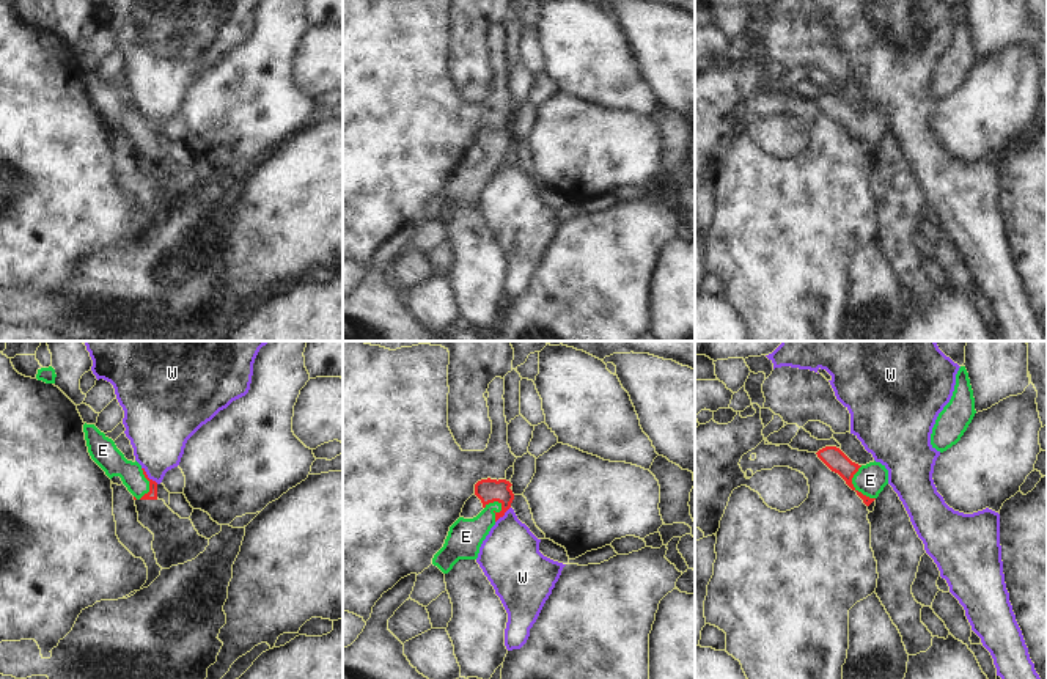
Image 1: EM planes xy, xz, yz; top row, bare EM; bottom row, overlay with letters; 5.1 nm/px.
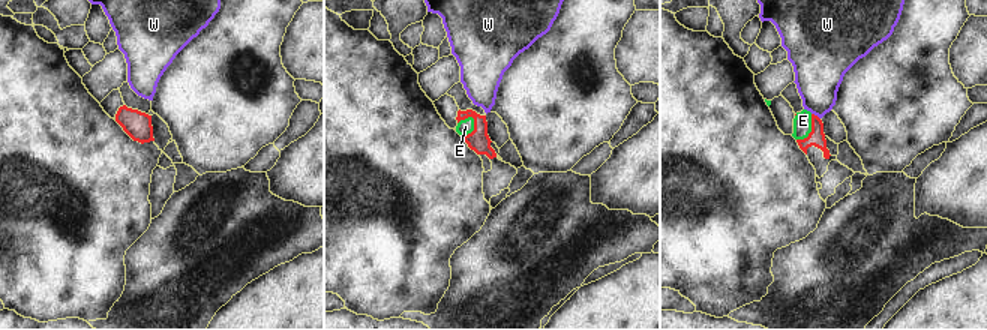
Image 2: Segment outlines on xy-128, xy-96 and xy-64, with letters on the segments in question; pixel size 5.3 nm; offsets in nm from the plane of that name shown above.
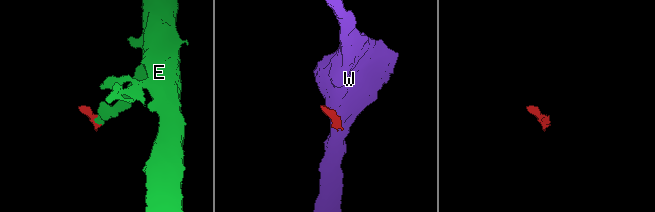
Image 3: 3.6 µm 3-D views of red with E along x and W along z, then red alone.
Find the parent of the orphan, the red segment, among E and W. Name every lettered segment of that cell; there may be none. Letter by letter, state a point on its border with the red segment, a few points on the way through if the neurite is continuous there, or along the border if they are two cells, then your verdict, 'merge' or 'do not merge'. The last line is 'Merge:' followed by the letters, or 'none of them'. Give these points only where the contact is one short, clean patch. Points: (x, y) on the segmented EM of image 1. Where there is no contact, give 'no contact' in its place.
E: contact yz (852, 486); way yz (833, 458), (852, 477), (852, 486), (859, 480), (870, 480); merge
W: contact xy (146, 477); border xy (142, 467), (157, 483); do not merge
Merge: E

